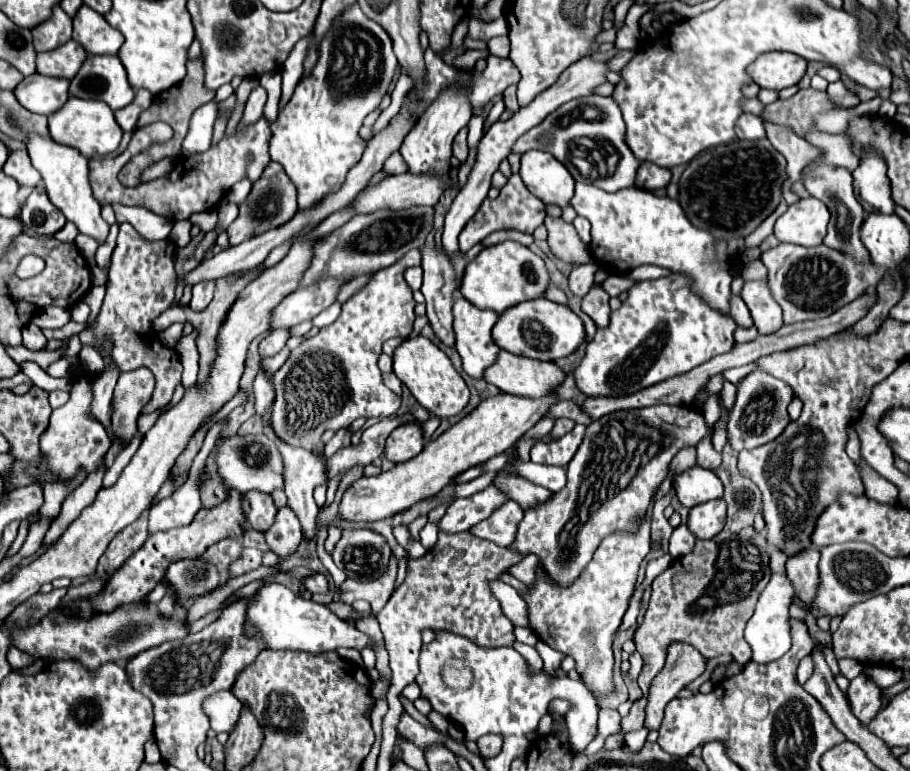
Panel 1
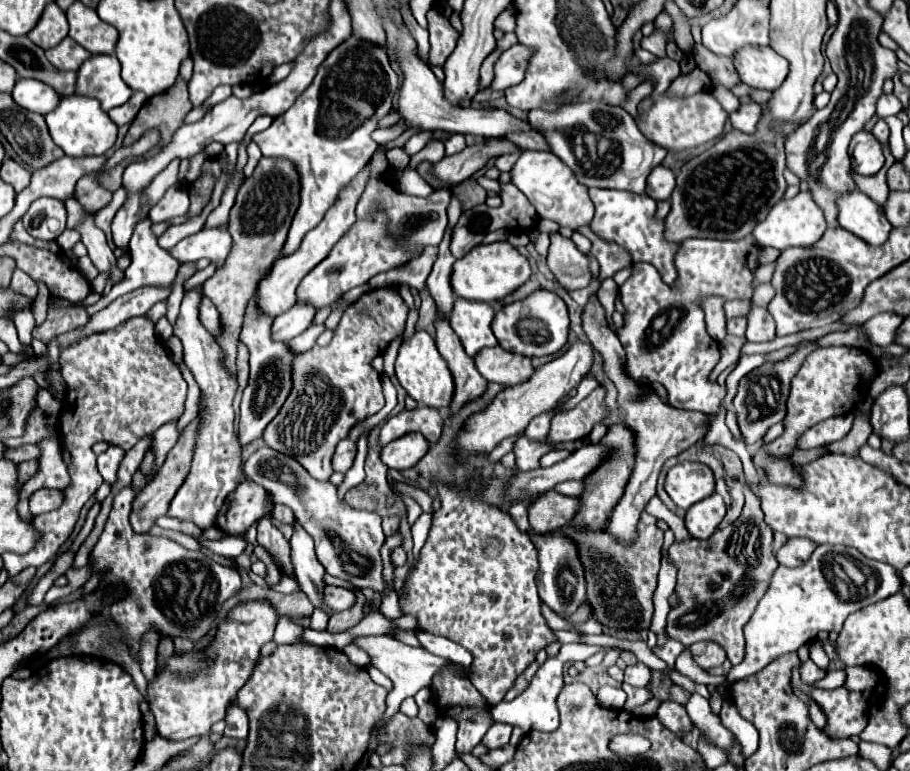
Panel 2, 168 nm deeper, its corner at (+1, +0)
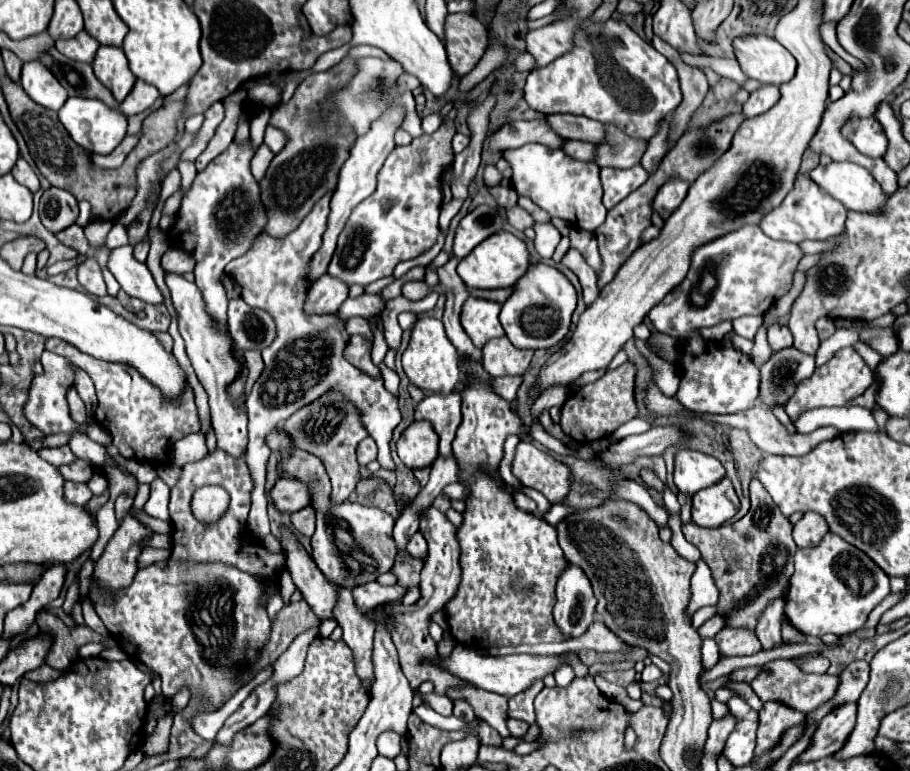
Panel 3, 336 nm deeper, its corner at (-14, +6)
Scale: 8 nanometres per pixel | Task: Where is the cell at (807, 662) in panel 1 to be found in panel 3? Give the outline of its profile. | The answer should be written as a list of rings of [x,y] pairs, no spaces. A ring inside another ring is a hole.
[[[818,656],[818,658],[808,658],[806,662],[802,662],[800,668],[812,674],[826,674],[826,670],[830,668],[830,662],[824,656]]]

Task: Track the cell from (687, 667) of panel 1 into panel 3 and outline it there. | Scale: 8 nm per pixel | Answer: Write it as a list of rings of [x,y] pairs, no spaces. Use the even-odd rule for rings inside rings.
[[[722,628],[716,634],[716,644],[722,656],[750,656],[762,650],[760,640],[746,628]]]

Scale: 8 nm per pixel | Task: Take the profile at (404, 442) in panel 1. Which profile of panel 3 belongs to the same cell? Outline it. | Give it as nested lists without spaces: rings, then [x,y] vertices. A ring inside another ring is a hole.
[[[412,422],[396,442],[398,456],[410,470],[432,466],[438,458],[438,436],[428,422]]]

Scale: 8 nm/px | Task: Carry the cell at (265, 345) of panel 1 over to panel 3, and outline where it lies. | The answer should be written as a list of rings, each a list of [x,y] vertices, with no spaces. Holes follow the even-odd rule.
[[[328,274],[320,276],[312,286],[304,302],[306,314],[334,314],[348,298],[348,284]]]

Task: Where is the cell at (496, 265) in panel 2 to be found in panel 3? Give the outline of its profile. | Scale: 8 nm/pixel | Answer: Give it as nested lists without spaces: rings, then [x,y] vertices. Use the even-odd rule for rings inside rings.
[[[500,230],[498,234],[492,234],[480,242],[476,250],[460,260],[458,274],[468,288],[508,288],[526,274],[526,268],[530,268],[530,254],[526,244],[518,236]]]

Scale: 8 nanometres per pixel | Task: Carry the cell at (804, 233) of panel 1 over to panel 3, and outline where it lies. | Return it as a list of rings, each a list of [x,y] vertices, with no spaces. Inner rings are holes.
[[[798,174],[794,190],[784,198],[784,202],[778,208],[774,208],[762,218],[760,228],[772,240],[784,240],[784,242],[794,242],[794,244],[802,240],[828,240],[844,232],[846,212],[848,210],[836,198],[828,196],[822,188],[816,188],[810,176]]]

